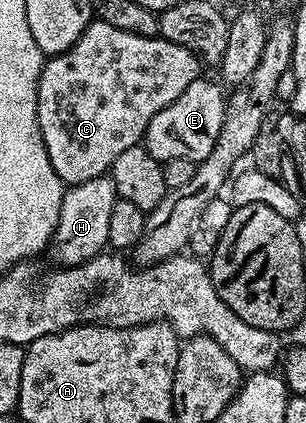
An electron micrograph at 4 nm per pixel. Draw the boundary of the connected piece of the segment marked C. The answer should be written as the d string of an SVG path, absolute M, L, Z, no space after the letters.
M98 18L90 21L87 29L79 37L79 41L75 41L75 45L71 45L63 53L48 56L41 64L41 76L37 82L37 124L39 133L43 133L43 145L47 149L47 157L62 183L66 185L82 183L106 174L112 168L115 157L119 157L119 153L123 153L123 149L131 149L144 140L145 130L151 117L155 117L155 113L159 113L159 109L171 105L171 101L175 101L175 97L179 97L179 93L183 93L183 89L187 89L187 85L191 85L191 81L199 78L197 66L199 66L197 54L183 45L175 45L160 37L139 37L135 33L115 29L115 25L107 25L107 21Z

